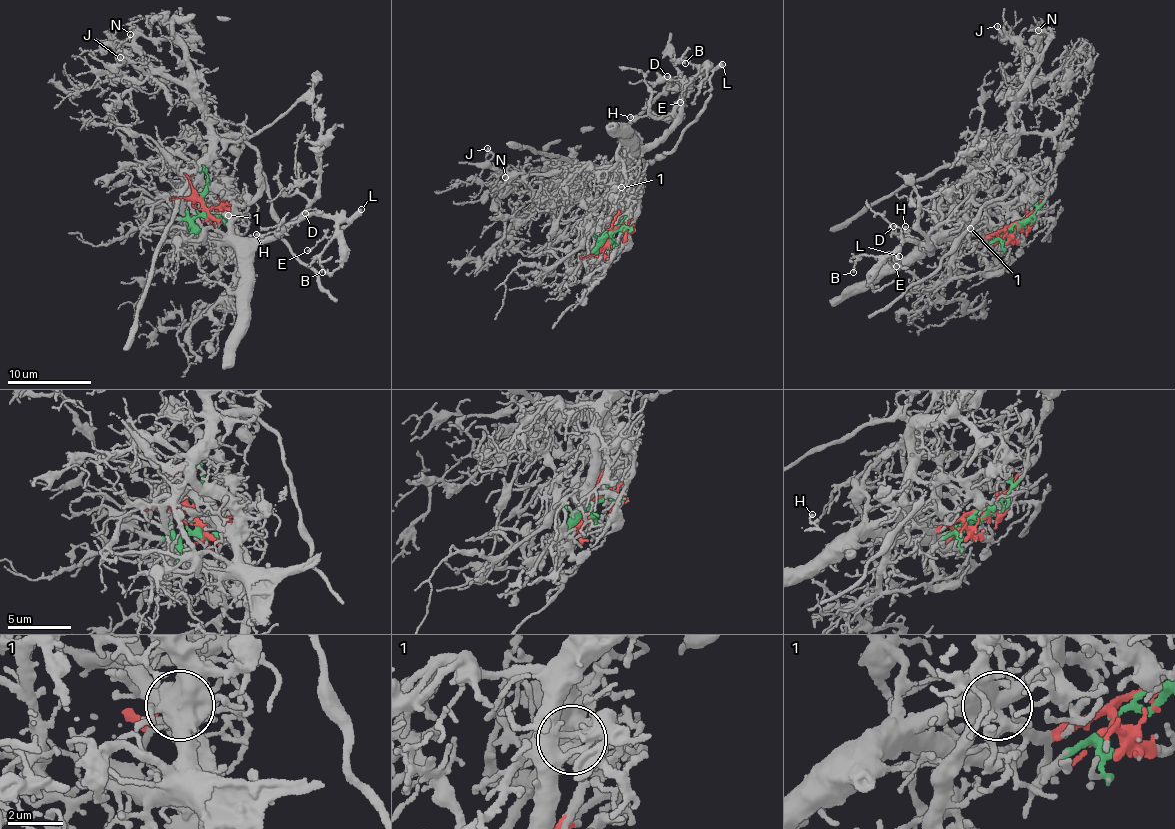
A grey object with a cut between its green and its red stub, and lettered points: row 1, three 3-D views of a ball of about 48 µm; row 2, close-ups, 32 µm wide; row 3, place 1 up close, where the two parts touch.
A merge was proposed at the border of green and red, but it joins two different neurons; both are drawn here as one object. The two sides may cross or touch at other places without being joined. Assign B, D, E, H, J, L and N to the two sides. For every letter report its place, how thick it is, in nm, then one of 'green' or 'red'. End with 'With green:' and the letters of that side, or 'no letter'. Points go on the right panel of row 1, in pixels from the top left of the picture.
B: place (853, 272); calibre 140 nm; green
D: place (893, 226); calibre 180 nm; green
E: place (896, 266); calibre 150 nm; green
H: place (905, 226); calibre 140 nm; green
J: place (997, 26); calibre 180 nm; red
L: place (899, 256); calibre 400 nm; green
N: place (1038, 30); calibre 110 nm; red
With green: B, D, E, H, L

